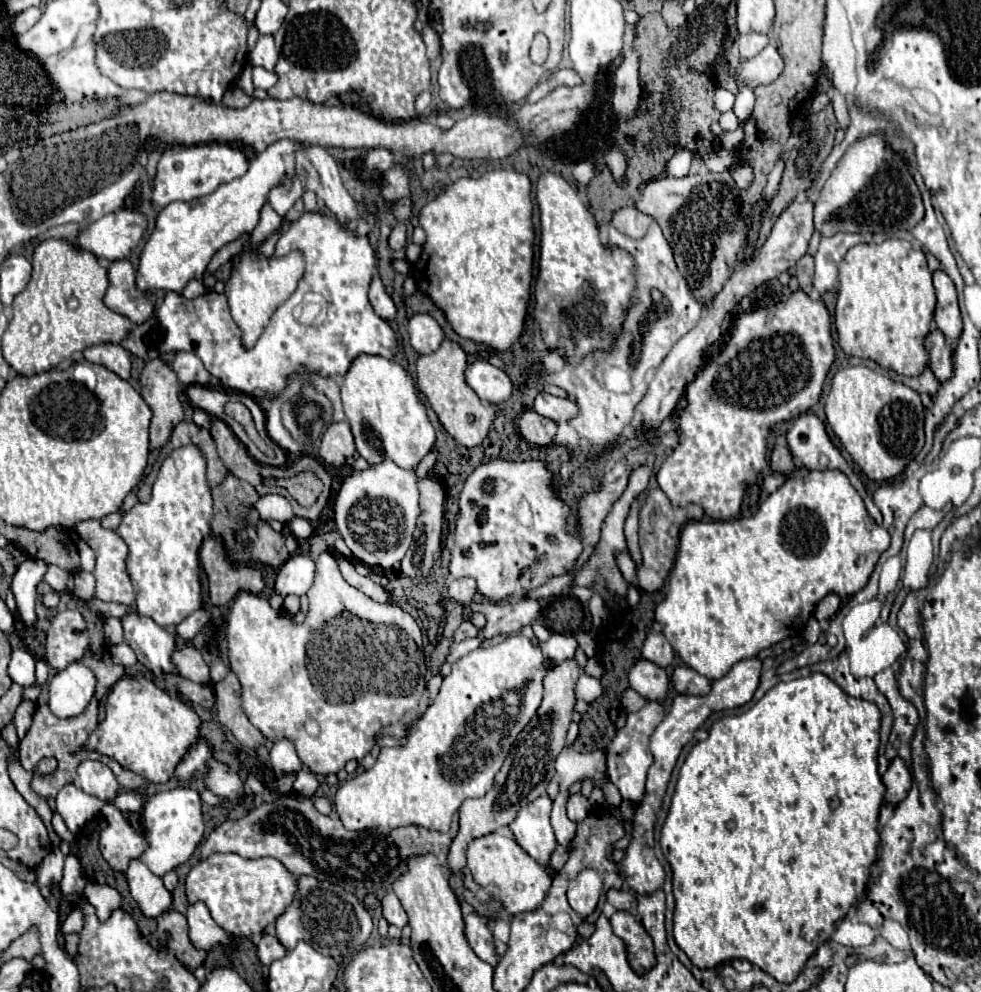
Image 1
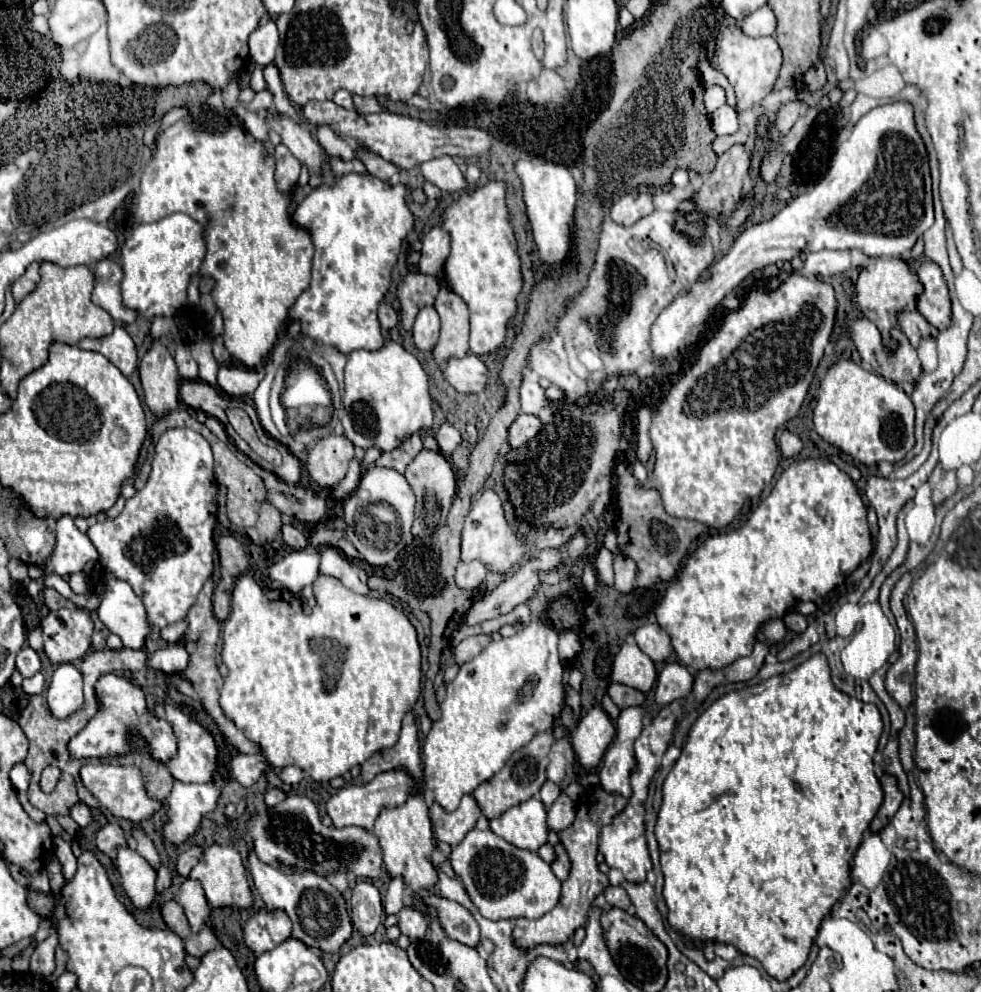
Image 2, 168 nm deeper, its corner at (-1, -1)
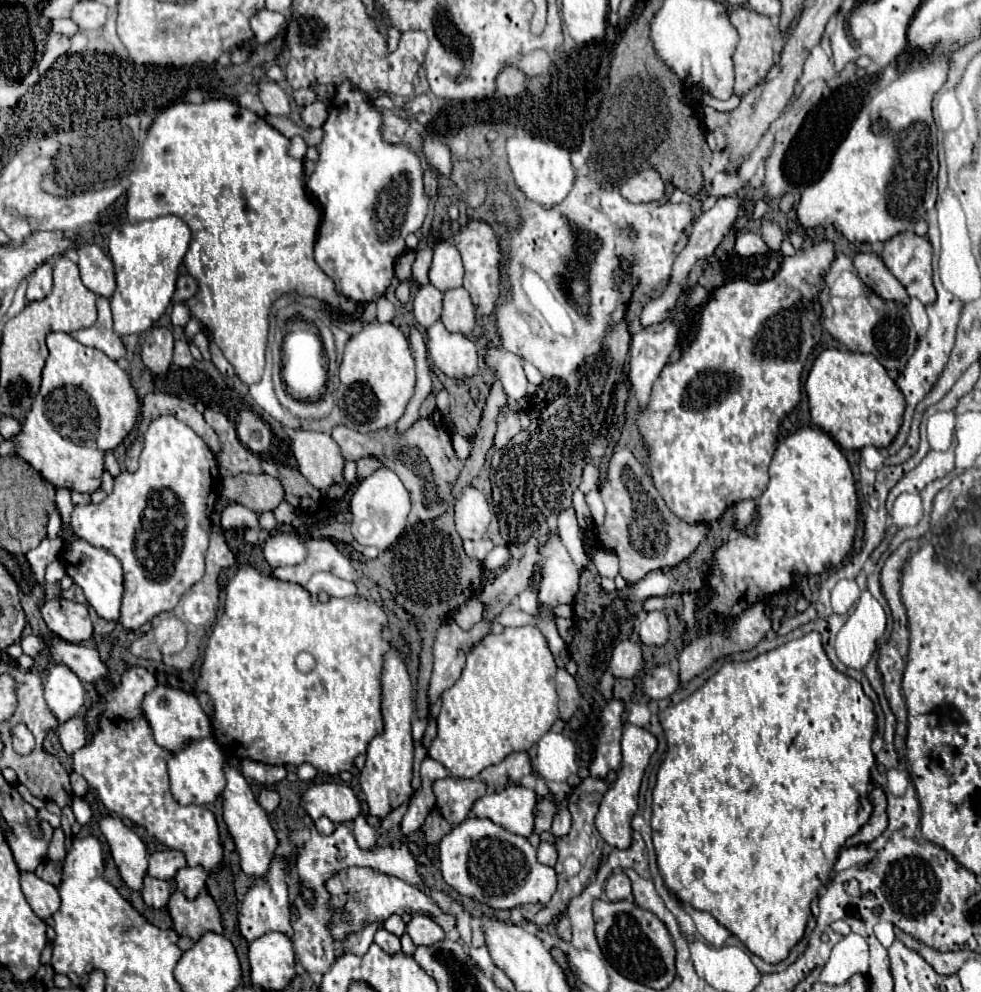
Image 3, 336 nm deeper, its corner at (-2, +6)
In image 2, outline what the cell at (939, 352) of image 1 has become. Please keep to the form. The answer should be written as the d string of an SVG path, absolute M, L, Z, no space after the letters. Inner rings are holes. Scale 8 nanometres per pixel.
M915 310L915 312L901 312L899 328L909 338L909 342L919 348L921 338L933 338L933 326Z

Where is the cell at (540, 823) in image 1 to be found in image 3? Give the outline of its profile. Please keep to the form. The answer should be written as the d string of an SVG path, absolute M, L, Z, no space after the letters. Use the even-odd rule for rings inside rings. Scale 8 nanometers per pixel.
M508 785L502 791L490 791L474 801L472 813L486 817L502 829L530 837L534 831L536 793L518 785Z

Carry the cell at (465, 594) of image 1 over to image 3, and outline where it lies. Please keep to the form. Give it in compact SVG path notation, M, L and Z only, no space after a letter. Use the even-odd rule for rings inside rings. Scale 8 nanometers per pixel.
M488 537L478 539L478 541L472 541L472 539L466 539L466 541L464 541L466 553L468 553L470 557L478 559L478 561L484 561L484 557L488 555L488 551L490 551L492 547L494 547L494 543L492 543L492 539L488 539Z

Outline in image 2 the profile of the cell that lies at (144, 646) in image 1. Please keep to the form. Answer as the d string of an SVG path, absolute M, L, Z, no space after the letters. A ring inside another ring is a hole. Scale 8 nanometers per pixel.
M97 574L93 586L95 586L93 588L95 594L101 598L101 606L97 610L99 620L109 628L109 632L117 634L123 640L125 648L143 650L145 644L147 644L147 638L151 634L151 626L149 626L147 612L145 612L145 606L141 602L141 598L137 598L133 588L129 588L129 584L125 584L123 580L117 580L117 578L109 578L107 580L105 574ZM103 582L109 582L109 586L105 590L103 590Z

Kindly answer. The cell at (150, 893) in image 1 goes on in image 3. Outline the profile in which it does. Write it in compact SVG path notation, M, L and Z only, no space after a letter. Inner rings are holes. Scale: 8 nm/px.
M108 815L100 819L100 831L104 833L112 859L124 879L124 883L138 891L142 889L142 877L146 875L148 869L148 859L146 859L146 847L142 839L128 829L120 817Z

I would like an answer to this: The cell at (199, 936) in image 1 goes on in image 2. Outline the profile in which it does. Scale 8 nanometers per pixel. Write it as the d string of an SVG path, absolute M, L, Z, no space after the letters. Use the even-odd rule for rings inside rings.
M187 878L181 884L181 890L179 890L177 898L179 898L179 904L185 910L185 916L189 918L189 924L191 924L193 932L199 932L203 926L207 926L211 906L207 904L205 892L203 892L203 888L201 888L201 884L197 880Z

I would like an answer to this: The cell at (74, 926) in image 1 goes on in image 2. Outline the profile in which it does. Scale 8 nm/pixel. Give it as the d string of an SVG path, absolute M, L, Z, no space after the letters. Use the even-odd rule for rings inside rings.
M53 930L51 936L41 942L35 952L31 954L31 974L33 976L51 976L55 972L55 946L59 942L57 932Z

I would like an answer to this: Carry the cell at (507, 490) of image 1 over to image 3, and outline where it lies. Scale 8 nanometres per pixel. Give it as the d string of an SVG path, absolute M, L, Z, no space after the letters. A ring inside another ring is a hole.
M476 487L462 489L460 499L454 503L456 531L462 539L482 539L486 527L490 525L492 513L488 501Z

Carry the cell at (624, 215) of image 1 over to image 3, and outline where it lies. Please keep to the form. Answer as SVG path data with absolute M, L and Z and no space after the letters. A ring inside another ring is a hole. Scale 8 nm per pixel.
M648 167L628 179L622 187L622 197L630 203L650 203L664 197L664 181L654 167Z

